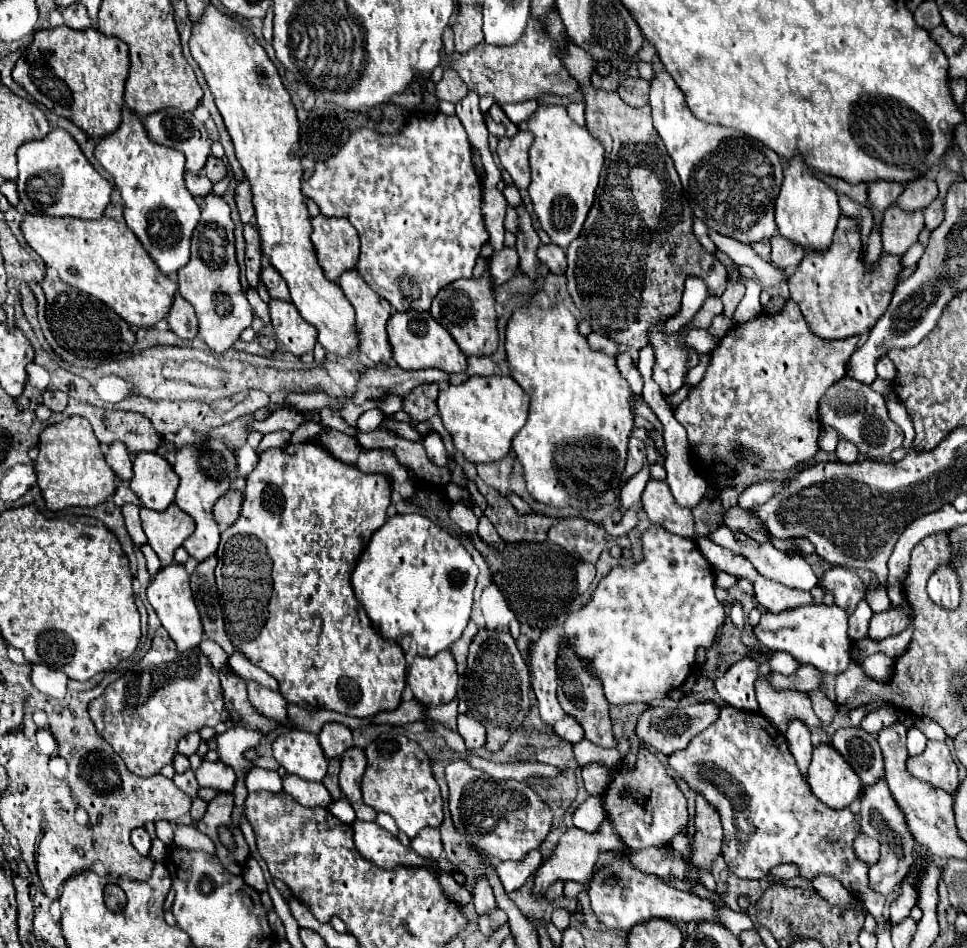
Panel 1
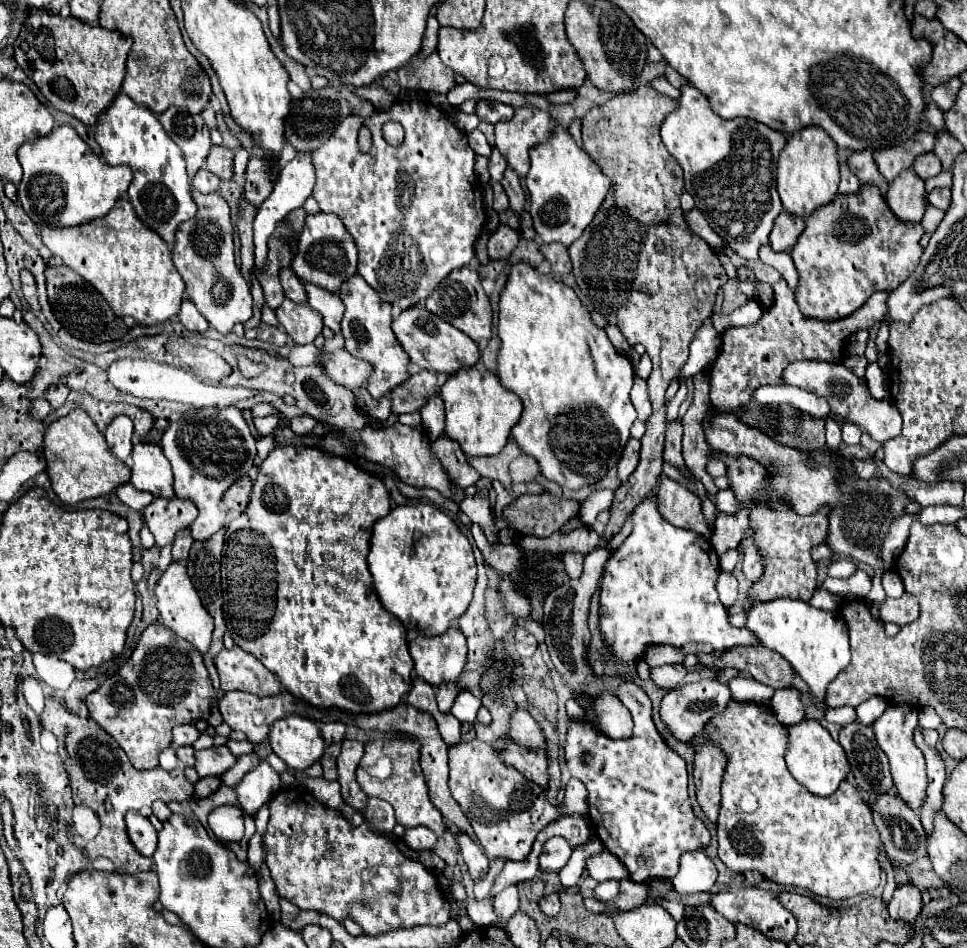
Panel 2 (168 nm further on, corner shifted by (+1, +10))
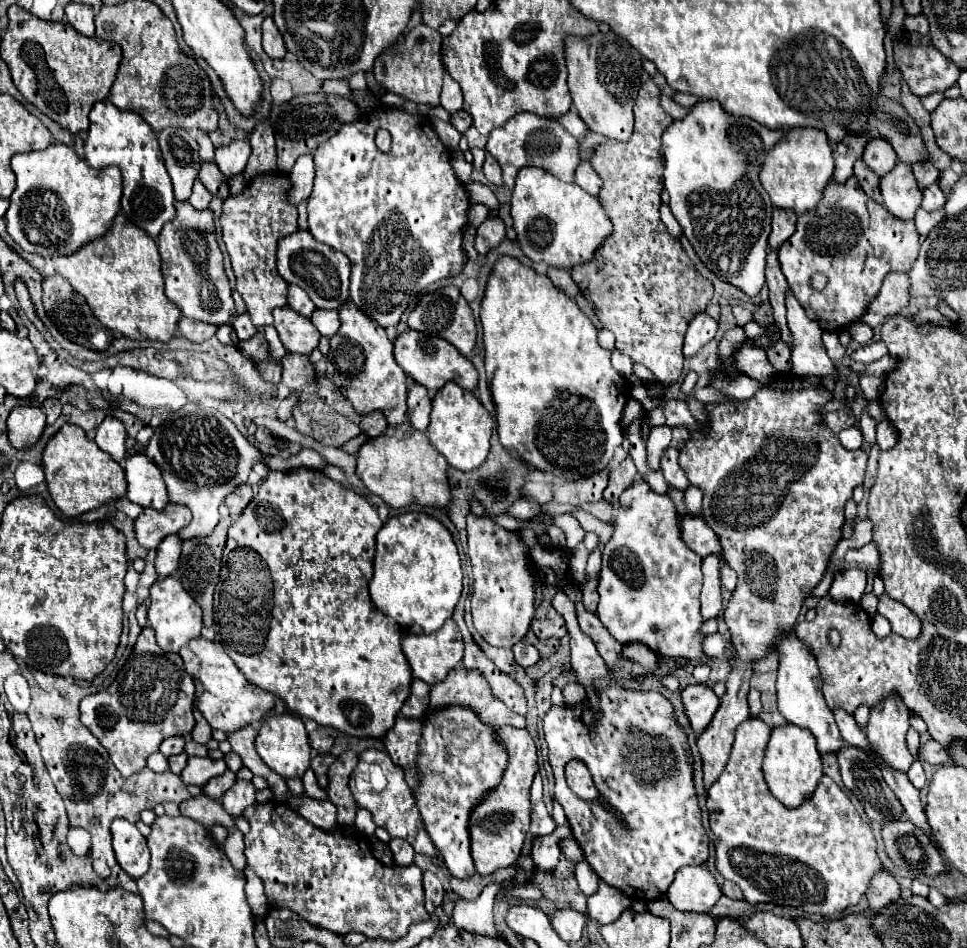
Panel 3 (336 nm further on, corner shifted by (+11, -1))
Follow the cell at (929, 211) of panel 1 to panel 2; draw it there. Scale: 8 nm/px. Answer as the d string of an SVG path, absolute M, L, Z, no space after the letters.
M935 188L929 192L927 196L929 204L941 208L941 210L947 210L949 208L949 202L951 202L951 188Z

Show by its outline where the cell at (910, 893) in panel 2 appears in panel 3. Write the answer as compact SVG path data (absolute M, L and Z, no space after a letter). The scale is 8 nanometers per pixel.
M885 869L877 871L867 889L869 905L875 911L879 911L879 909L885 909L885 905L893 905L893 901L897 901L899 897L901 897L901 887L895 881L895 877Z

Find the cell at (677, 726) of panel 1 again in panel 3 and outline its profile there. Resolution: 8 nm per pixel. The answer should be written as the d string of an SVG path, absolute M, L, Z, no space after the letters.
M689 685L681 691L681 701L685 707L685 715L689 719L689 725L695 733L701 733L711 717L715 715L719 707L719 697L713 693L711 687L707 685Z

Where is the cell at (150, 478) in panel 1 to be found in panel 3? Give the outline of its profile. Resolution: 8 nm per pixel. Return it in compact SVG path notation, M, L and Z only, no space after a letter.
M131 455L125 463L125 477L127 477L127 499L141 505L141 507L153 507L163 509L167 499L167 489L163 483L163 477L153 461L149 461L147 455Z

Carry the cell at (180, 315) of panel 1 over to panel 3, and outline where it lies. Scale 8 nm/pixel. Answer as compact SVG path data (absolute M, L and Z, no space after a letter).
M183 317L179 321L179 331L183 333L185 339L201 343L201 341L207 341L209 337L213 337L215 331L217 331L217 327L209 325L209 323L201 323L201 321L193 321L193 319Z

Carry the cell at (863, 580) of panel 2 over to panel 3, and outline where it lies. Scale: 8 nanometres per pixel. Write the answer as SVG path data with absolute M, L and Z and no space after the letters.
M843 569L835 575L829 595L835 603L859 603L867 585L867 573L863 569Z

